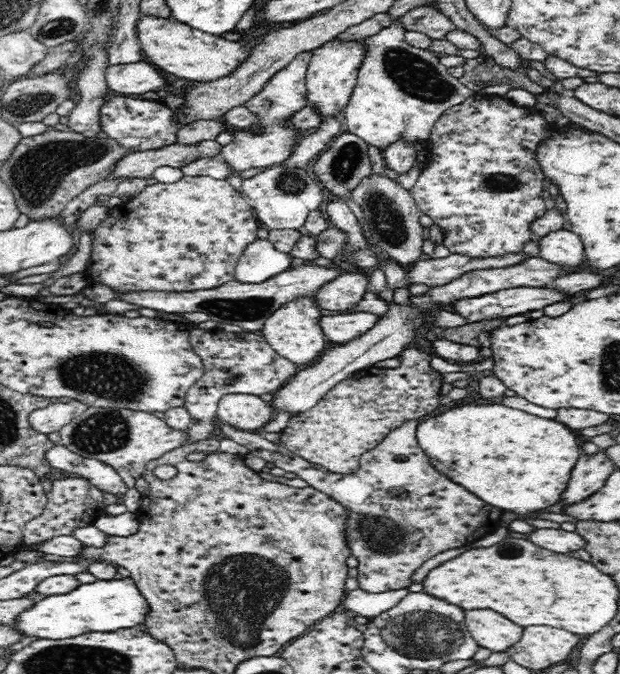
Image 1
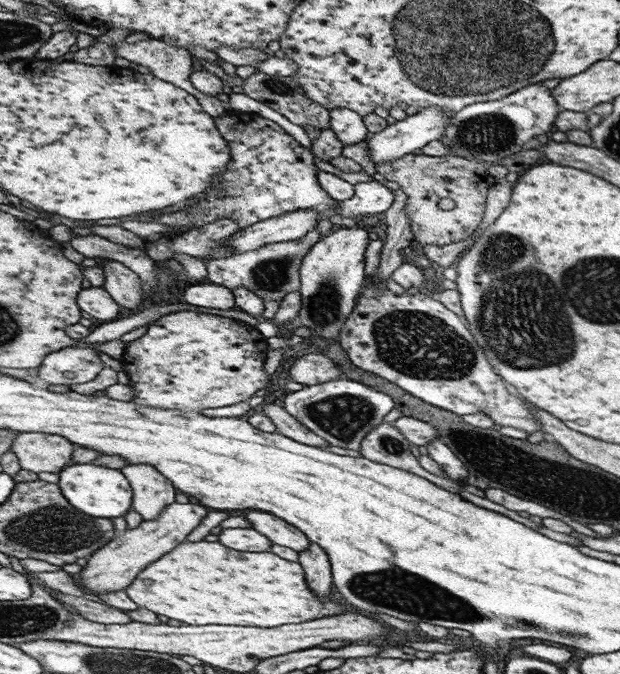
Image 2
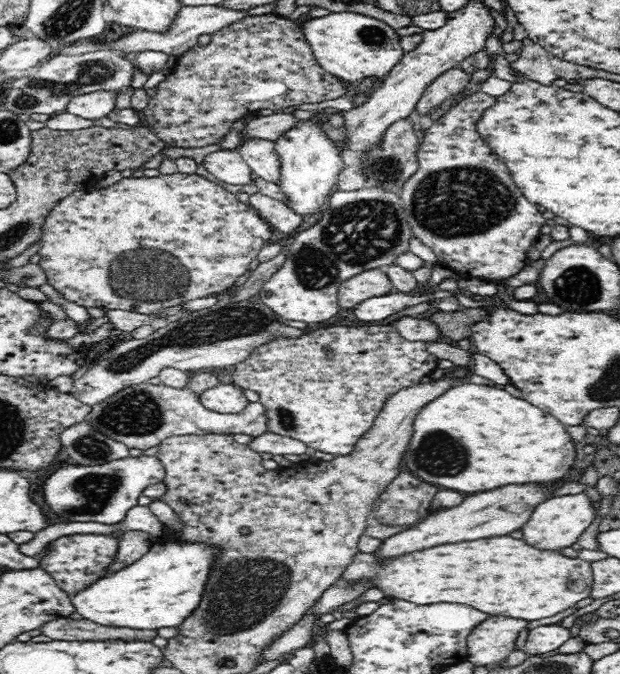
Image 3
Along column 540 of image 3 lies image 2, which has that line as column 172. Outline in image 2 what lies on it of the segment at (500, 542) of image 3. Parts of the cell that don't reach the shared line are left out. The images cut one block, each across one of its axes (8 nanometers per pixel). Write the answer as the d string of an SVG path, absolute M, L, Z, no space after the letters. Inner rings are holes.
M184 542L164 554L160 560L152 562L138 574L132 585L125 591L139 607L151 610L157 615L180 620L182 624L202 626L202 624L230 624L230 626L258 626L274 628L278 624L300 624L308 620L318 620L344 614L346 606L329 598L323 601L308 586L303 568L298 561L288 562L270 552L238 552L222 546L220 542Z

